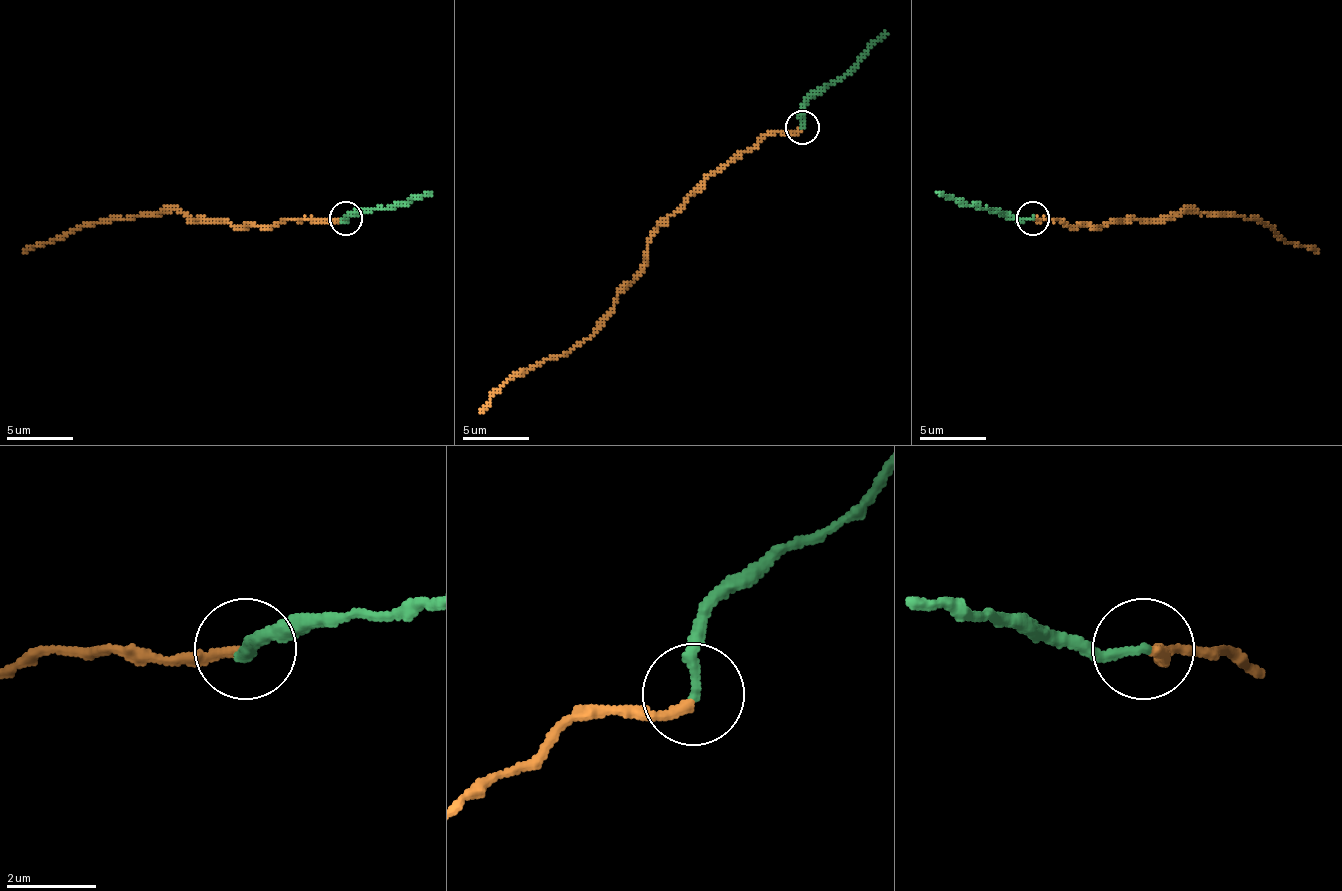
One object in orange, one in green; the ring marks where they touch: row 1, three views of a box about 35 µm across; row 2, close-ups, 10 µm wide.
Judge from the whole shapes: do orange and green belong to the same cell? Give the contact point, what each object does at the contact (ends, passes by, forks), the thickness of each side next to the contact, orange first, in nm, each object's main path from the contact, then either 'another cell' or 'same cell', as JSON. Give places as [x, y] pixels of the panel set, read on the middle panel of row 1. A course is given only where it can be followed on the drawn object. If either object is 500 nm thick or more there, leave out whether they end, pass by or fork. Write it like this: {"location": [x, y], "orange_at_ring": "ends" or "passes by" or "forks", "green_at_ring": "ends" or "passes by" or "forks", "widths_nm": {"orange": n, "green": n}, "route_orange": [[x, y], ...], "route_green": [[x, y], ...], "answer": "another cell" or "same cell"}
{"location": [802, 127], "orange_at_ring": "ends", "green_at_ring": "ends", "widths_nm": {"orange": 220, "green": 220}, "route_orange": [[801, 128], [768, 131], [717, 168], [657, 228], [644, 268], [597, 329], [567, 352], [520, 369], [480, 412]], "route_green": [[801, 128], [801, 108], [848, 71], [885, 31]], "answer": "same cell"}

